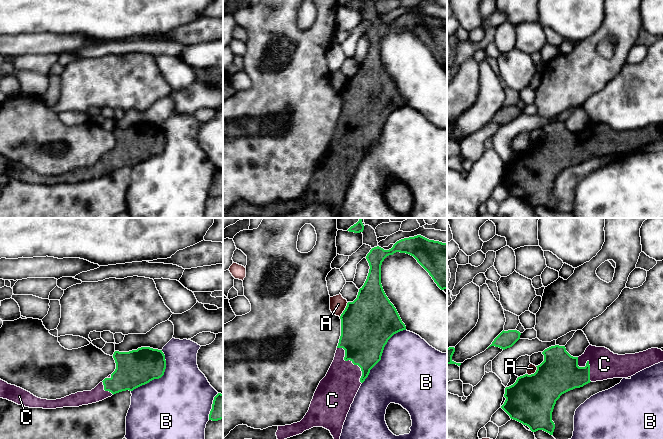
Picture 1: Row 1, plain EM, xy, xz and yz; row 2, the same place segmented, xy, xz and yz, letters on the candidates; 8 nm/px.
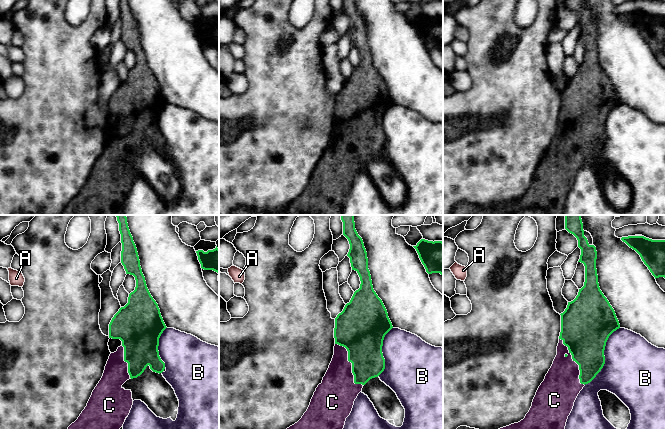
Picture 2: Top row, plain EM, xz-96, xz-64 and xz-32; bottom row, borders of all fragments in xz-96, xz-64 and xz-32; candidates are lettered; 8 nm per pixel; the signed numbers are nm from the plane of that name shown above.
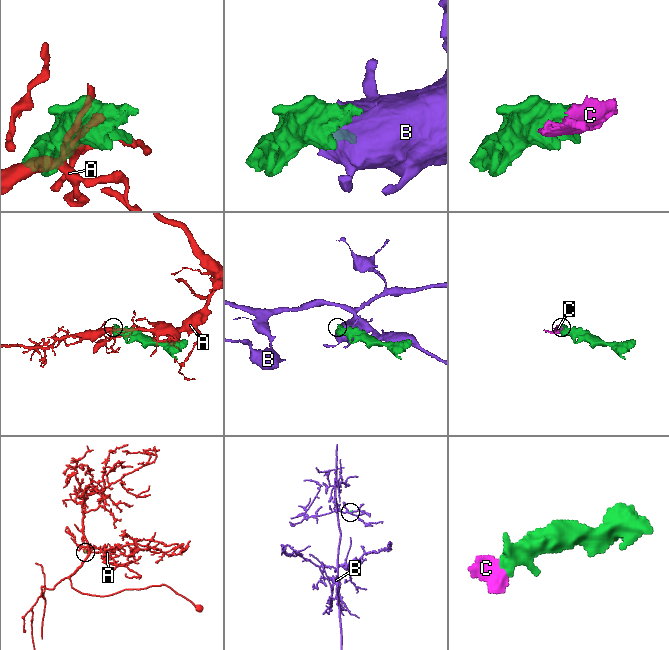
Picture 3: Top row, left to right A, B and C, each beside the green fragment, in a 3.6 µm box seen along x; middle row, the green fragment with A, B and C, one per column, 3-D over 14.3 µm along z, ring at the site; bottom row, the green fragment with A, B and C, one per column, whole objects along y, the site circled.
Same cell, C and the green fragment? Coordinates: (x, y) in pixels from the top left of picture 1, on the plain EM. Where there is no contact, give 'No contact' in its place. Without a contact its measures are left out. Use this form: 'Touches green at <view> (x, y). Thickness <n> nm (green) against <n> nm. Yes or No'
Touches green at xz (352, 138). Thickness 380 nm (green) against 300 nm. Yes

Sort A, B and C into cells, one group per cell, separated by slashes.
A / B / C

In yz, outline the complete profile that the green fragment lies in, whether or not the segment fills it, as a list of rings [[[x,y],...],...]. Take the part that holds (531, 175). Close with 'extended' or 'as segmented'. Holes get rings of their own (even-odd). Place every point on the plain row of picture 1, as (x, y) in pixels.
[[[555,121],[545,125],[542,130],[544,137],[536,142],[537,146],[534,150],[520,152],[513,161],[505,164],[506,176],[501,184],[511,195],[528,202],[532,208],[543,206],[550,211],[553,211],[555,205],[552,188],[562,170],[590,158],[628,154],[663,138],[663,127],[658,124],[635,130],[618,131],[605,123],[589,121],[581,132],[573,133],[566,127],[565,122]]]; extended

